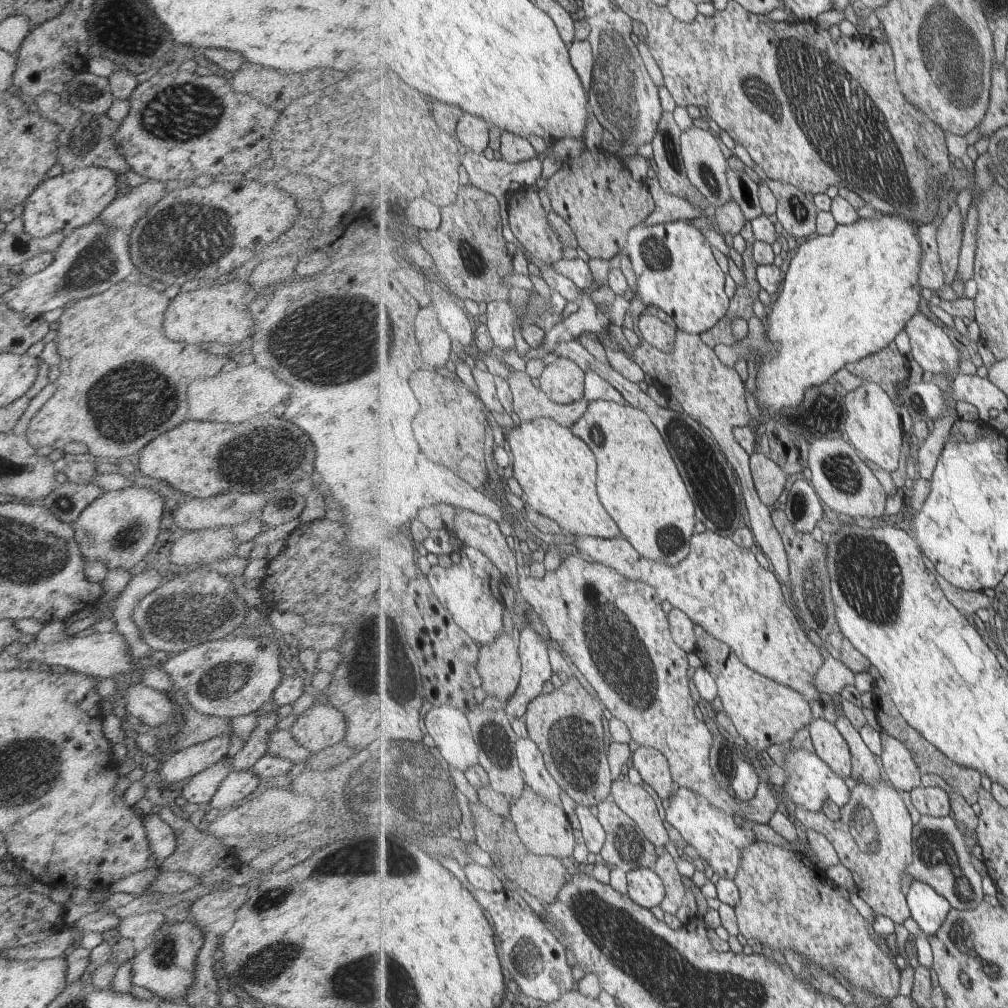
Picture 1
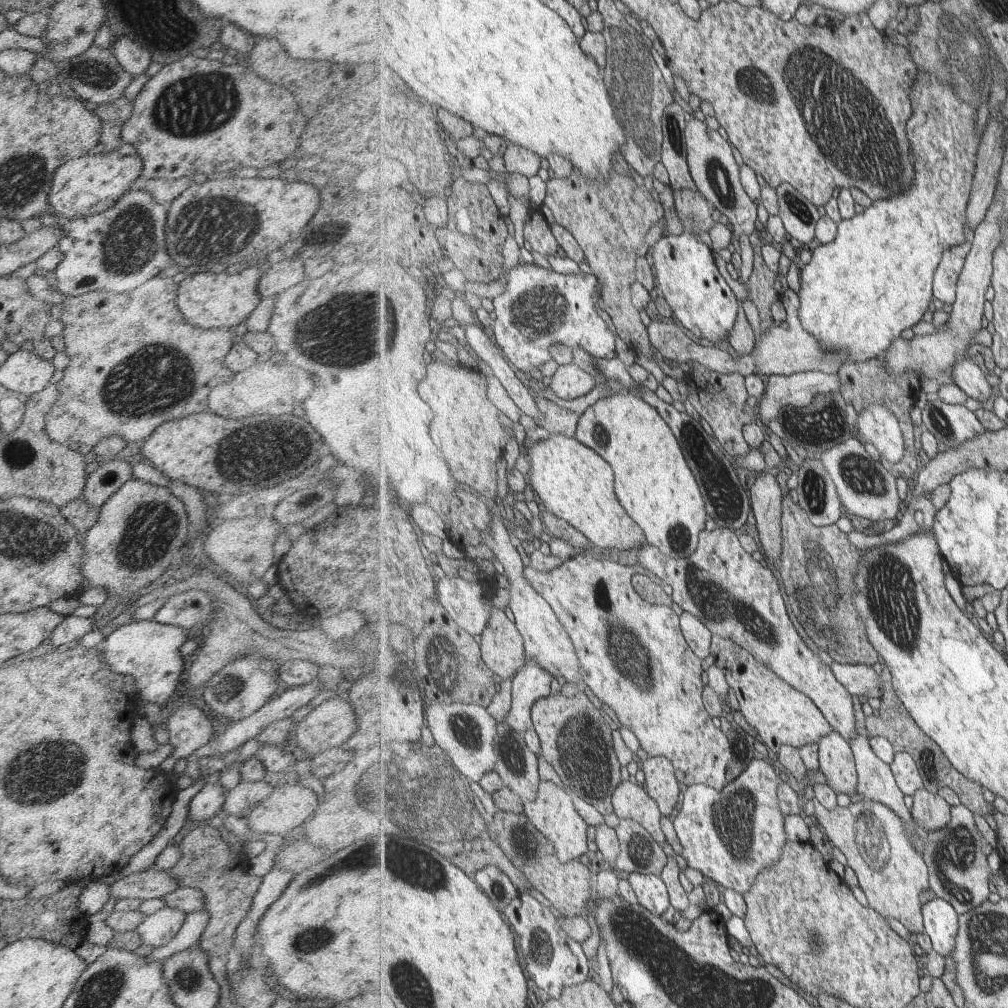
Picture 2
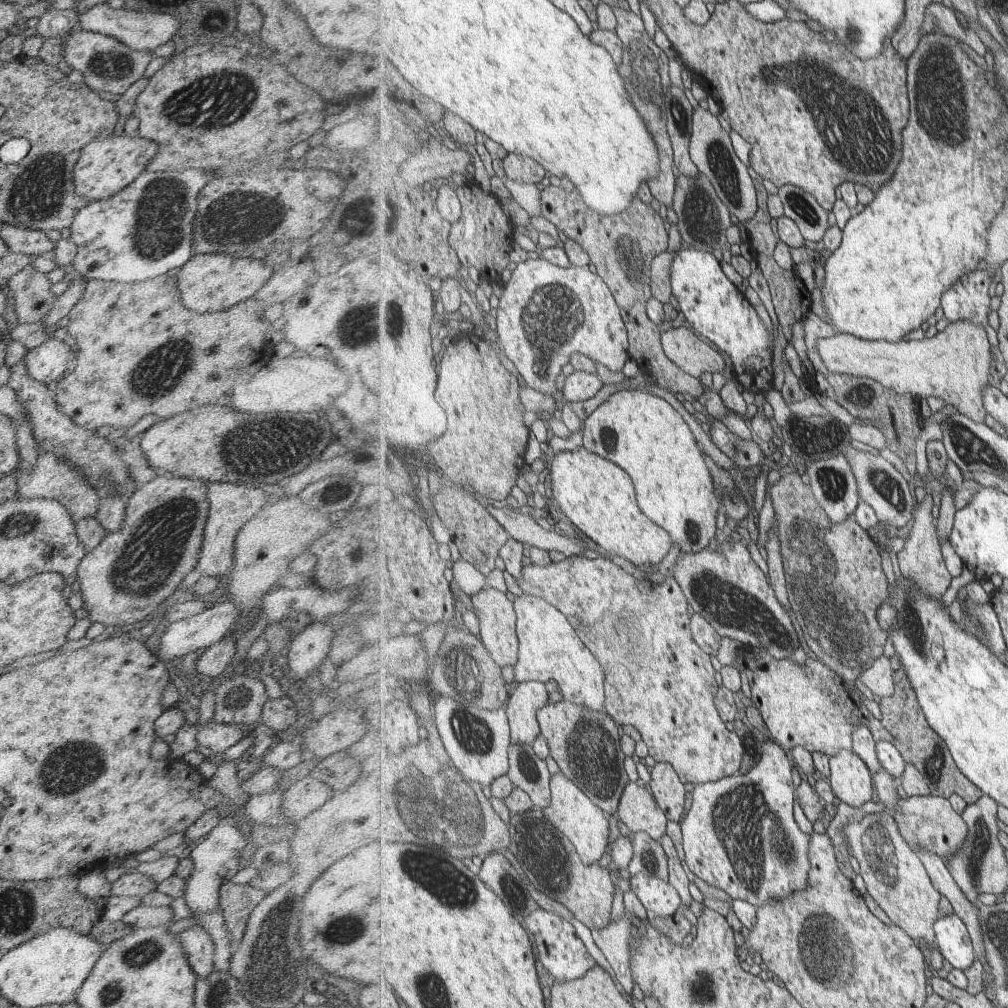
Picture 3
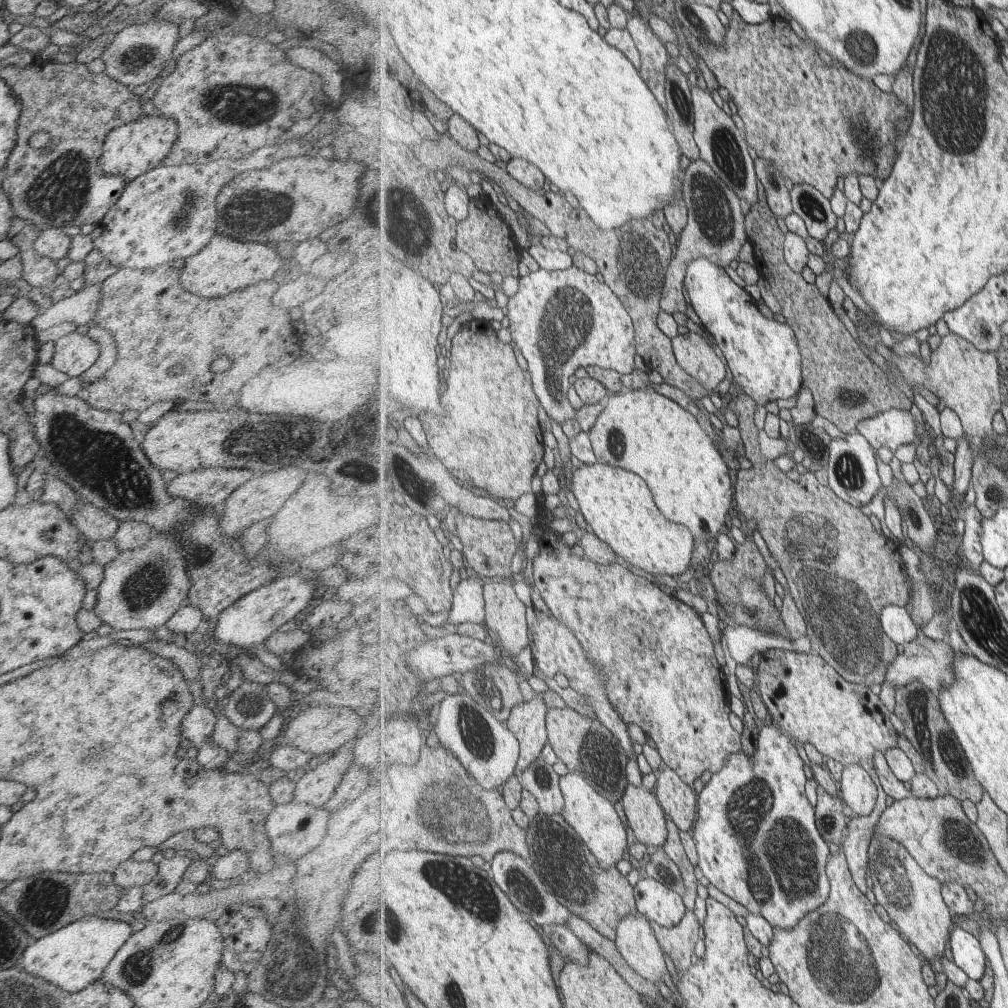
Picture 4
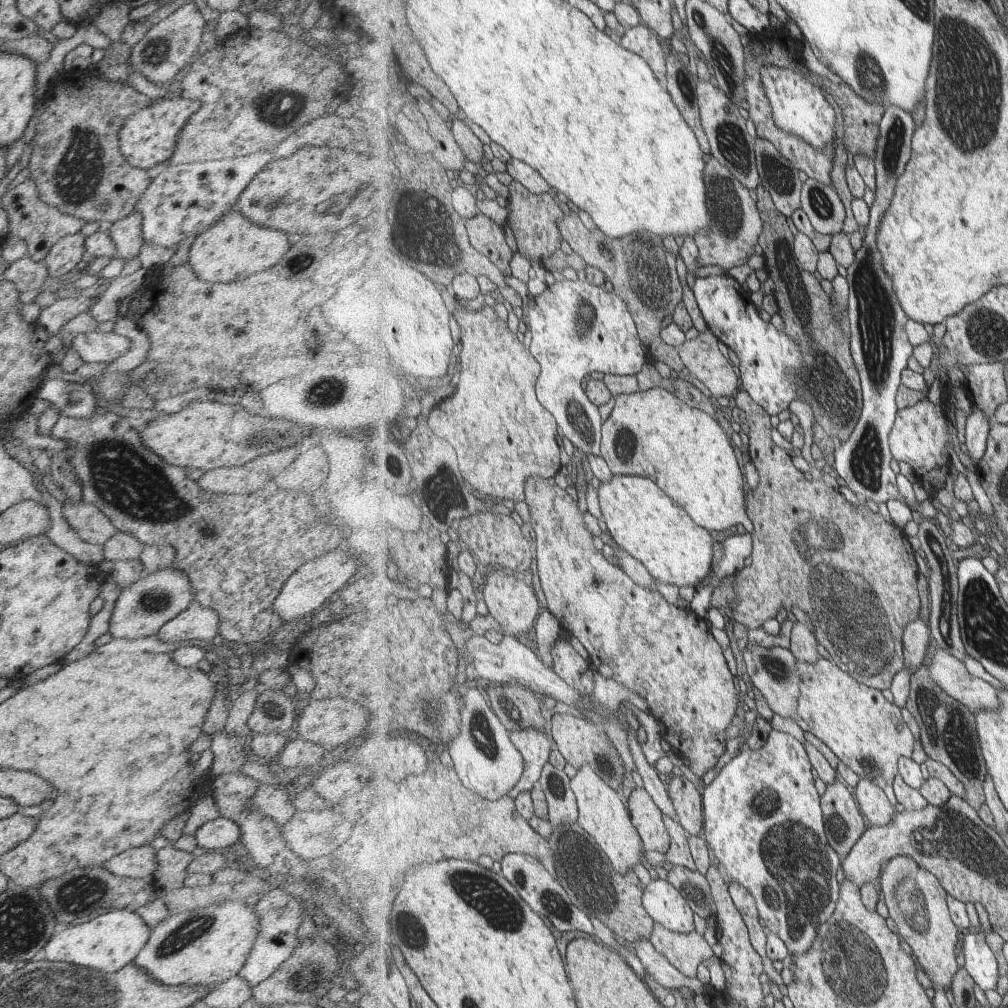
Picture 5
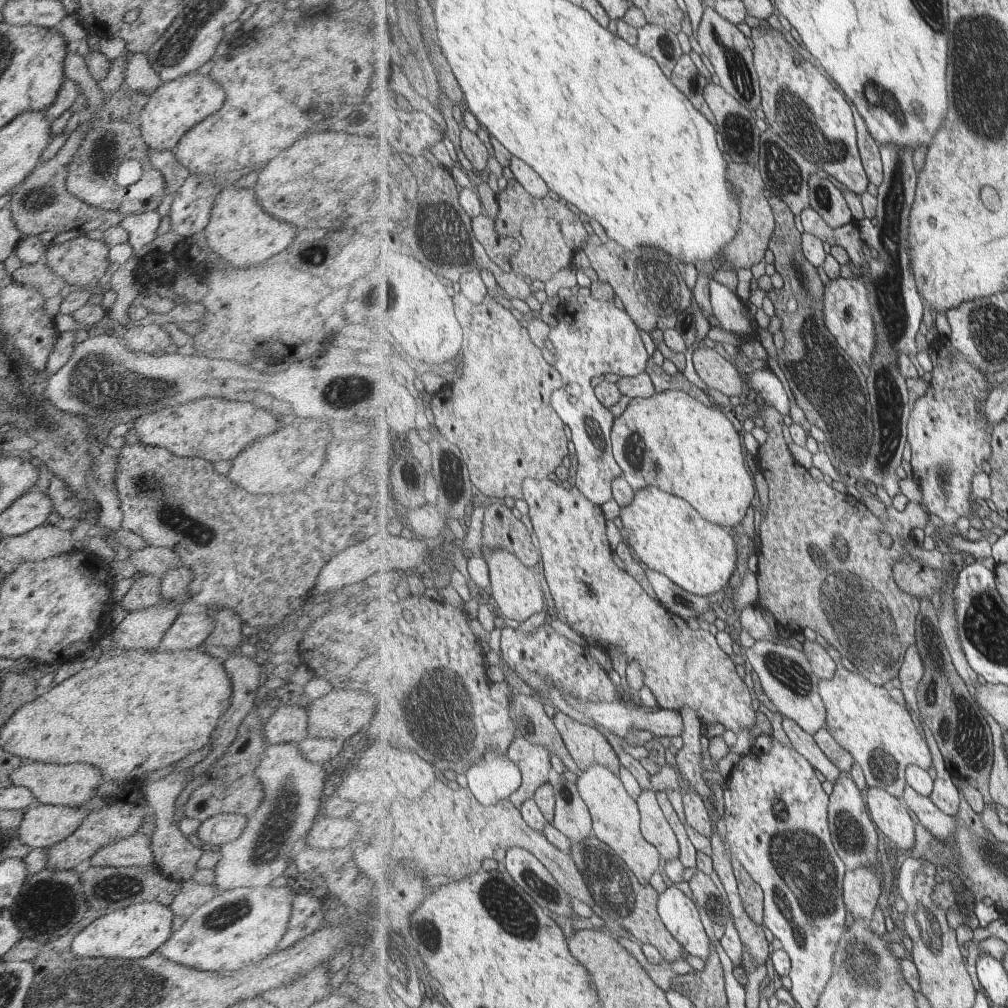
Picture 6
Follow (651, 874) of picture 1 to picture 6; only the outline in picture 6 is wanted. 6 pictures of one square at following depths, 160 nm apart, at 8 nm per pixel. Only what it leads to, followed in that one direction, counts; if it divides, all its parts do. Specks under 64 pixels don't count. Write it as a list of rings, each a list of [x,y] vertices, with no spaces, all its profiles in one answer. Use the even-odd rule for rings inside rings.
[[[677,886],[666,888],[658,899],[658,911],[665,926],[691,955],[709,960],[711,940],[701,922],[697,904]]]

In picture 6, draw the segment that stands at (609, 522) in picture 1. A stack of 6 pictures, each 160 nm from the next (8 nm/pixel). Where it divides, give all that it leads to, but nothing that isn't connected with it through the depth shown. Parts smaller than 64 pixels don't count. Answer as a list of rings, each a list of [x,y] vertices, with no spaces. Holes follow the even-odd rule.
[[[646,487],[635,492],[633,502],[621,508],[619,516],[623,522],[628,544],[631,544],[634,552],[647,567],[667,575],[681,588],[702,597],[721,593],[721,590],[727,588],[727,584],[733,586],[738,577],[735,568],[739,552],[735,538],[728,532],[729,528],[709,522],[688,500],[660,488]]]

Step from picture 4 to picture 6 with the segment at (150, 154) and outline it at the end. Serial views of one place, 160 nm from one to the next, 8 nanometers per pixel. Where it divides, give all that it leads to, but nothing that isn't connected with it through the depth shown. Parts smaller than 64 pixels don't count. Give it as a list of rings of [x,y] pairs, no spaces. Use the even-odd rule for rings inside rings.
[[[184,74],[182,77],[162,83],[149,98],[147,106],[139,113],[139,132],[147,146],[175,150],[179,139],[197,123],[217,112],[224,104],[224,90],[208,74]]]

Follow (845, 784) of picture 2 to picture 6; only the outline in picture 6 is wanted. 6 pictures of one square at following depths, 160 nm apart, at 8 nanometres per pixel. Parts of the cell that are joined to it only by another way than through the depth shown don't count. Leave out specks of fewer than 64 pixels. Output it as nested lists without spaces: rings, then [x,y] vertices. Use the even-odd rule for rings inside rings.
[[[870,787],[867,801],[872,819],[884,840],[897,850],[913,851],[917,844],[917,821],[911,818],[909,807],[886,788]]]

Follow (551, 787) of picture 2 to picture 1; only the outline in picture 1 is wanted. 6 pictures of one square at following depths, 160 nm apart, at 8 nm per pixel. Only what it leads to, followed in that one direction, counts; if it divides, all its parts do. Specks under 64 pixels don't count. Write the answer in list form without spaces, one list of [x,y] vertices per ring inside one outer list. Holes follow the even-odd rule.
[[[527,788],[525,796],[513,804],[513,824],[515,824],[515,835],[519,836],[529,852],[535,856],[553,856],[553,858],[569,858],[575,850],[575,832],[573,824],[569,822],[562,804],[547,802],[539,798],[531,788]]]

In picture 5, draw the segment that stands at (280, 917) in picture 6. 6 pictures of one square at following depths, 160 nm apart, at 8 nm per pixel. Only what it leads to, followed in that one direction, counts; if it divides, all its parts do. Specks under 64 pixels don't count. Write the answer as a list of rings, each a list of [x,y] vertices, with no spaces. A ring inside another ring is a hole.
[[[242,900],[221,901],[200,909],[173,913],[151,930],[145,946],[131,963],[146,970],[162,985],[201,989],[203,986],[218,986],[239,974],[258,937],[258,925],[254,906]]]

